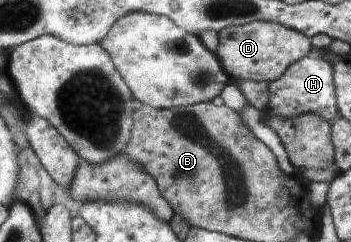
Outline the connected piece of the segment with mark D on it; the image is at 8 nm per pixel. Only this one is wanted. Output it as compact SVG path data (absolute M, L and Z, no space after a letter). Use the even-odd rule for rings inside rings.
M272 21L227 26L217 33L219 43L214 54L219 57L224 70L236 80L271 83L280 78L292 63L315 53L311 37Z

